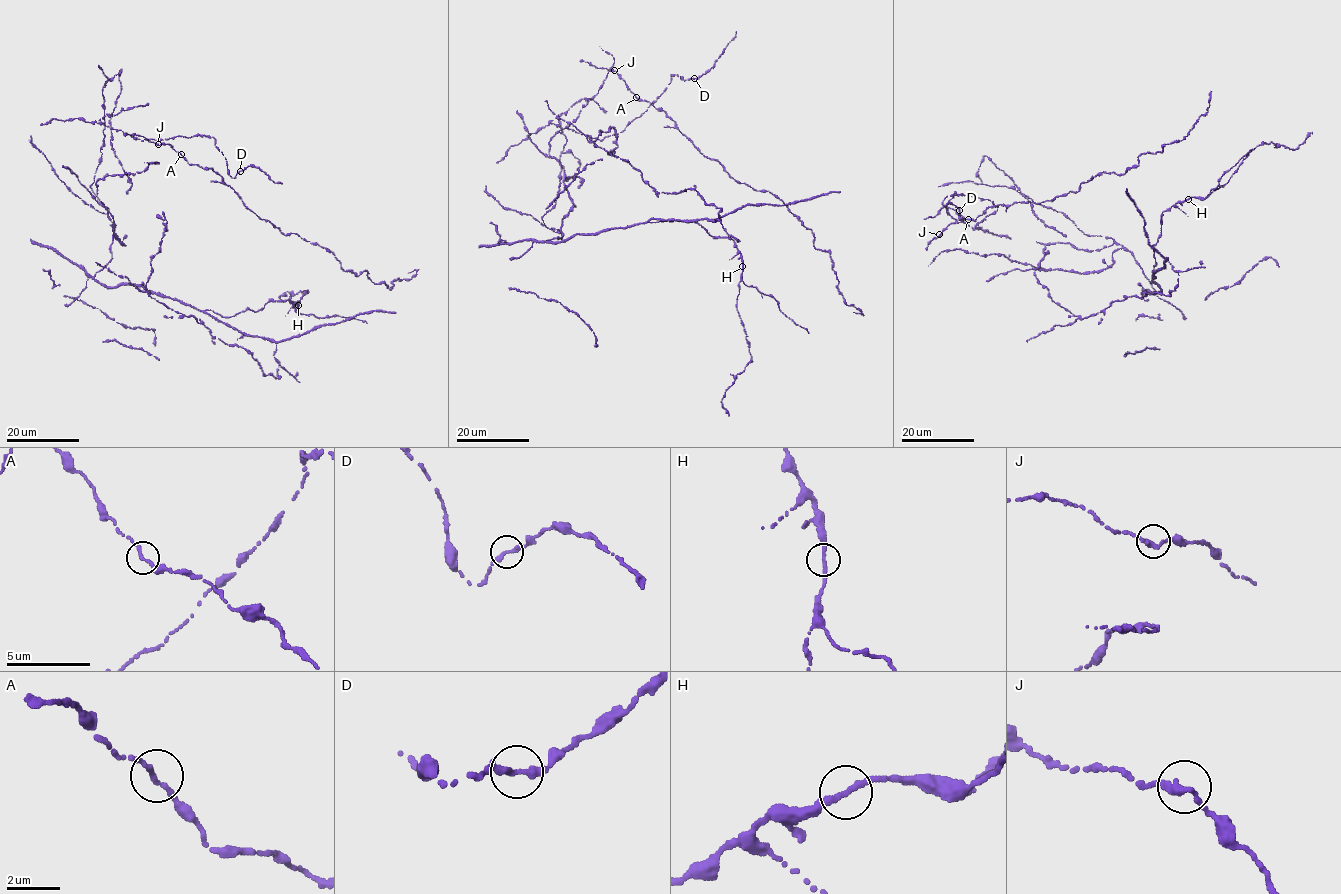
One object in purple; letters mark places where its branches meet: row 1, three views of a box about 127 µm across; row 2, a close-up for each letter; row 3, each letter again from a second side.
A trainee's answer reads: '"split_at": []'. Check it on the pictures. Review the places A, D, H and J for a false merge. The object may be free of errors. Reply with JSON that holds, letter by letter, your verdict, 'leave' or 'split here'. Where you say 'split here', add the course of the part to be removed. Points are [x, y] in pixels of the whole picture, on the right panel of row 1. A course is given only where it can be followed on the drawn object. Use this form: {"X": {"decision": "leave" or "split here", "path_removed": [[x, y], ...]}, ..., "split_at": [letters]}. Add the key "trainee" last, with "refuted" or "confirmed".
{"A": {"decision": "leave"}, "D": {"decision": "leave"}, "H": {"decision": "leave"}, "J": {"decision": "leave"}, "split_at": [], "trainee": "confirmed"}

